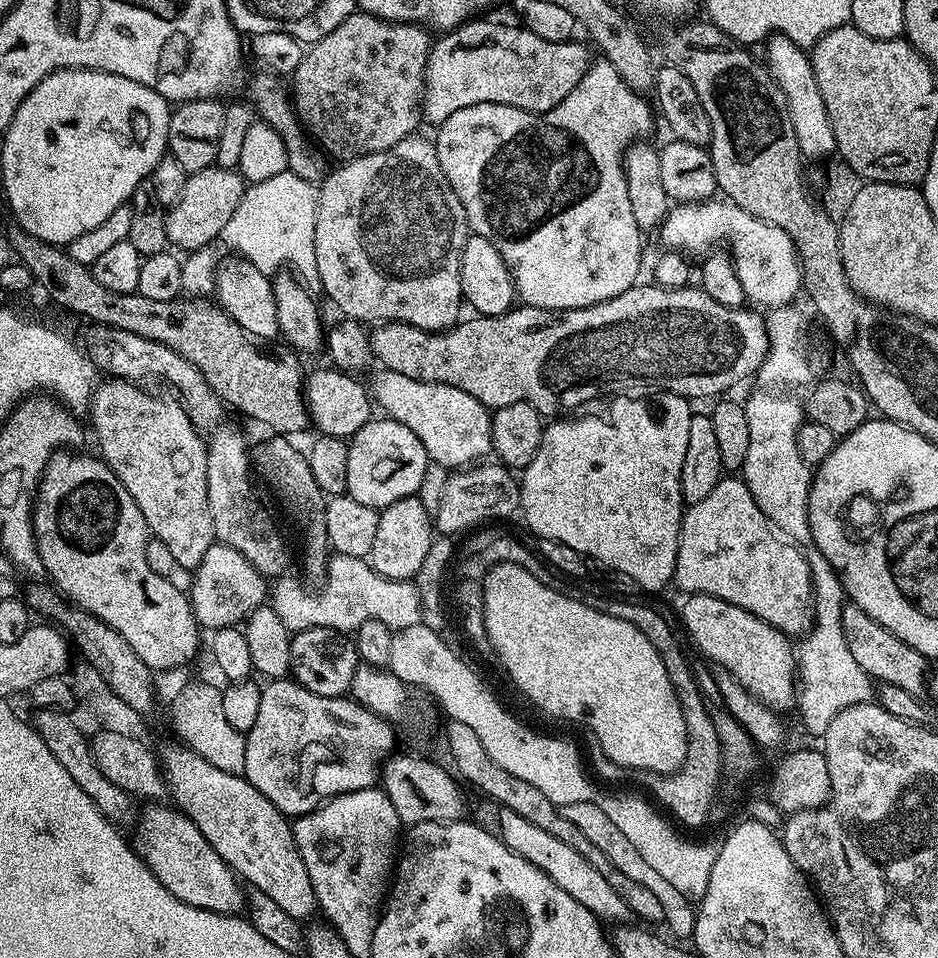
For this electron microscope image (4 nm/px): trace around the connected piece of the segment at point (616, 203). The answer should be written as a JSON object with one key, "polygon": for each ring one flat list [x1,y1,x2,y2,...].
{"polygon":[[605,58,597,59,586,70,586,74,582,78,582,82,578,82,578,86,574,86,574,90,570,90,570,94,566,94,566,98,558,106,554,106,548,112,527,112,521,108,514,106,506,106,505,104,479,104,478,106,466,106,462,110,454,110,454,114,450,114,450,118,446,118,443,124,439,125,437,136,434,136,436,145,436,153,438,154,438,162,442,166,442,170,446,174,449,186,454,190,454,194,458,194,458,198,462,202,462,206,466,210,466,218,468,219,468,227,473,233,482,238,486,238,494,246,494,250,498,250,498,254,502,254,502,258,506,262,506,266,510,270,510,274,516,283,516,295,529,308,585,308,586,306,594,306,598,302,606,302,612,300,618,294,622,294,626,290,630,290,641,279,640,263,644,260,644,240,645,237,640,231,638,222,634,222,634,209,630,204,630,190,626,182,626,174,624,173,624,153,631,148,633,144,648,138,652,132,652,112,654,116,654,108,644,101,645,97,624,81,622,74,618,72]]}

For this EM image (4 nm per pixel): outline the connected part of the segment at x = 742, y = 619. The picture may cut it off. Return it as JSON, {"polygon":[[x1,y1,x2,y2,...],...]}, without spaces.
{"polygon":[[692,594,685,600,684,628,702,655,709,656,715,667,724,668,766,707,793,707,798,696,798,656,789,637,722,598]]}

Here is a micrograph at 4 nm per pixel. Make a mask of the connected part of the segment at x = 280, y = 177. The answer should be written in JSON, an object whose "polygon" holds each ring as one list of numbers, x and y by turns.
{"polygon":[[289,171,274,174,274,178,266,178,266,182,248,184,242,202,238,202,238,210,234,210,234,218,230,218,220,232,219,243,233,248,239,259,250,261,265,274,276,274,287,268,297,273,308,272,307,287,319,289,320,279,314,258,316,216,312,212,318,210,319,197,317,185]]}

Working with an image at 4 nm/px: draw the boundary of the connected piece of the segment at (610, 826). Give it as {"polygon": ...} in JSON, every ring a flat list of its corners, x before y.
{"polygon":[[596,802,561,804,560,813,562,818,574,822,574,826,578,826,578,830,582,830,582,834,586,834,586,838,590,838,590,842,594,842,594,846,598,846,598,850,602,850,602,854,606,854,606,858,610,858,610,862,614,862,614,866,618,866,618,870,622,870,622,874,626,874,626,878,634,878,634,882,646,886,646,890,651,890,660,899,664,911,663,923,668,924,669,930,677,936,673,936,677,941,688,942,693,939,697,913,693,901,689,900,687,896,678,894,678,890,674,890,674,886,670,886,670,882,666,882,666,878,662,878,662,874,658,874,658,870,653,870,642,859,642,854,638,854,638,850,634,850,634,846,630,846,630,842,624,837,622,830,618,830,618,826,614,826,614,822,610,822,610,818,606,818,606,814,602,814,602,810]]}

